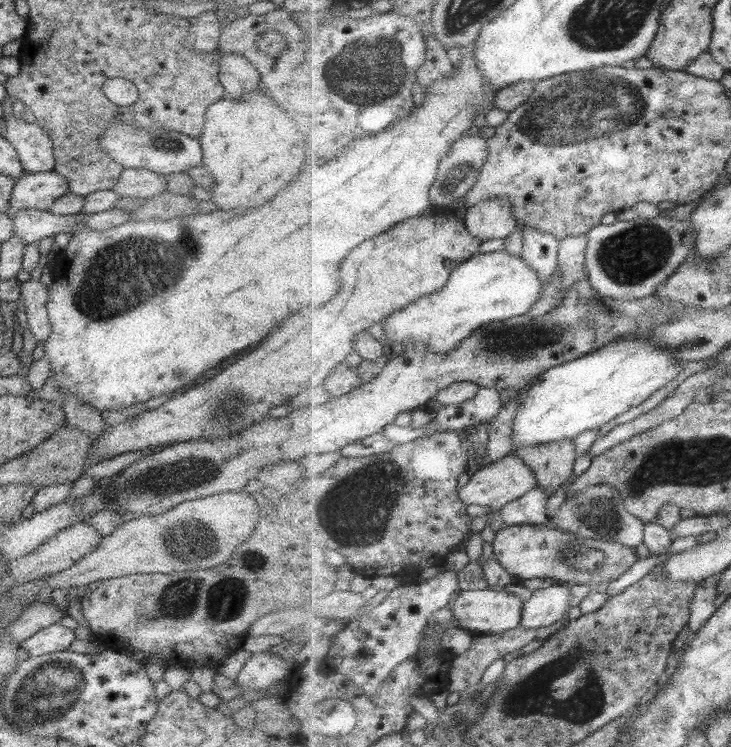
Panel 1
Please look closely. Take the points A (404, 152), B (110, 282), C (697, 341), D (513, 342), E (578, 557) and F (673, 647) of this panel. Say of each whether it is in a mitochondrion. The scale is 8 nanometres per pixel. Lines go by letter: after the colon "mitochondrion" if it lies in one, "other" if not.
A: other
B: mitochondrion
C: mitochondrion
D: mitochondrion
E: mitochondrion
F: other

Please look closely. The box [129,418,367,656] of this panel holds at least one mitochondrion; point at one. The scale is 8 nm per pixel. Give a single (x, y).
(221, 604)

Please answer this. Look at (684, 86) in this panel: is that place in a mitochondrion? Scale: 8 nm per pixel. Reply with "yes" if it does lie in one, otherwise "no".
no

